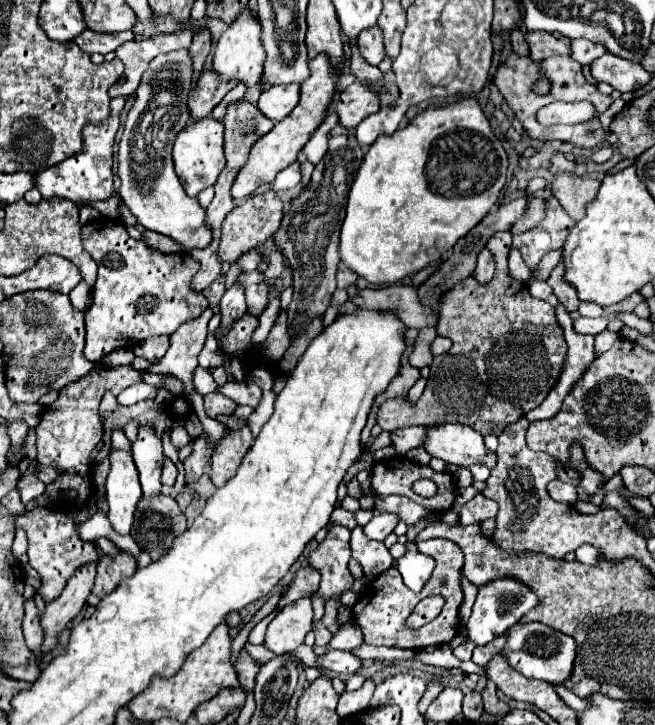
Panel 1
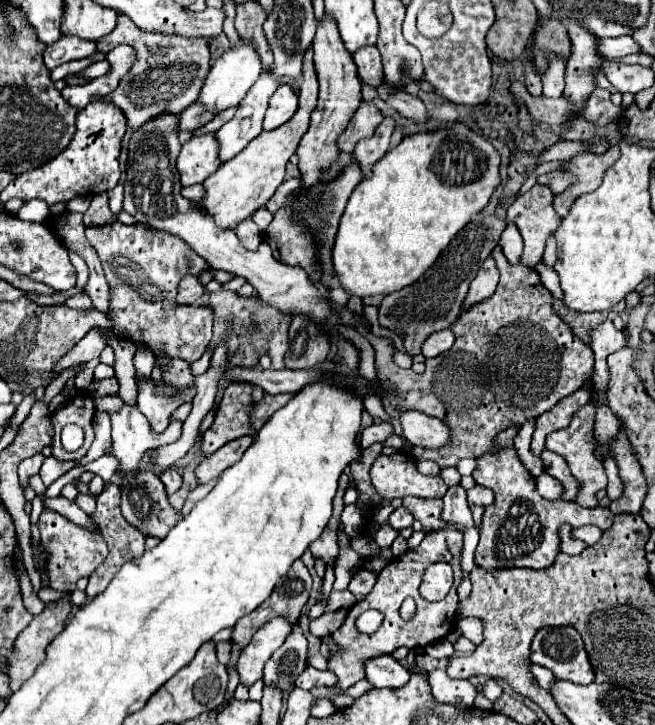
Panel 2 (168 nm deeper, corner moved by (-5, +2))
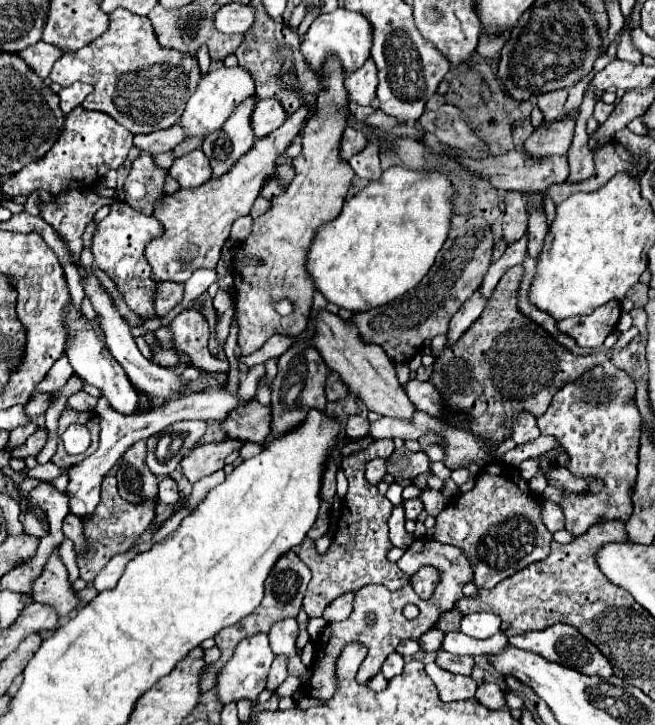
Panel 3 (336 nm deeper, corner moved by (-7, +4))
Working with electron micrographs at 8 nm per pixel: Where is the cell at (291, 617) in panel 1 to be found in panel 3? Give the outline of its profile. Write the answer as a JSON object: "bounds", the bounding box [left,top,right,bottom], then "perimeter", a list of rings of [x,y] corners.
{"bounds":[217,634,271,704],"perimeter":[[[255,634],[239,642],[235,648],[233,658],[219,670],[219,680],[217,680],[217,696],[223,704],[227,702],[237,702],[239,698],[251,698],[257,700],[257,694],[265,690],[267,682],[267,672],[271,668],[271,648],[267,634]]]}

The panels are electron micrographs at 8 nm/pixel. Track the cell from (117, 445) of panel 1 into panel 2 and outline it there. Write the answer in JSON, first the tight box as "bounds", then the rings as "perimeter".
{"bounds":[95,396,123,412],"perimeter":[[[99,396],[99,398],[95,398],[95,408],[97,410],[117,412],[121,406],[123,406],[123,400],[119,396]]]}

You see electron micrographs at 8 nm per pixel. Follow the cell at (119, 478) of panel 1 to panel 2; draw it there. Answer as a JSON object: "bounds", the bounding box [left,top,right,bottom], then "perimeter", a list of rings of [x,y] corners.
{"bounds":[111,404,183,474],"perimeter":[[[123,404],[119,412],[111,412],[111,436],[113,456],[119,458],[119,472],[127,474],[139,468],[139,462],[147,450],[177,441],[181,436],[183,422],[173,420],[163,434],[156,434],[149,428],[147,418],[137,406]]]}

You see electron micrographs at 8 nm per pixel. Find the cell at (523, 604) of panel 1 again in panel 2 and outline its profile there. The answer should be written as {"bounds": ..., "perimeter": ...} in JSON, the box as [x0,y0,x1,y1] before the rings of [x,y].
{"bounds":[459,618,483,644],"perimeter":[[[463,618],[459,620],[459,628],[463,630],[463,636],[469,638],[473,644],[483,642],[483,622],[479,618]]]}

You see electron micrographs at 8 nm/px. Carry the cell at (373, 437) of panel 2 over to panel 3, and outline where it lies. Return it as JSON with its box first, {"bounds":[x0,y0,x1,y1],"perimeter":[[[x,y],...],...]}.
{"bounds":[345,416,369,438],"perimeter":[[[351,416],[345,424],[345,432],[349,438],[363,438],[367,436],[367,428],[369,428],[369,420],[361,418],[361,416]]]}

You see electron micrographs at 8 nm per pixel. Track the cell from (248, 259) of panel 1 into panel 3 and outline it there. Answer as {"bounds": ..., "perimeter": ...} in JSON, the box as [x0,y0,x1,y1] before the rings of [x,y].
{"bounds":[231,216,253,242],"perimeter":[[[245,216],[245,218],[235,220],[235,224],[231,228],[231,238],[233,240],[239,240],[239,242],[247,240],[247,236],[251,236],[251,222],[253,222],[251,216]]]}

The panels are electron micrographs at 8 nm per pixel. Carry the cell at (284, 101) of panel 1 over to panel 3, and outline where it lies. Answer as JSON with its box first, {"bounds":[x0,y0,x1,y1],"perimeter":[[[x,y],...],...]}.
{"bounds":[251,98,287,138],"perimeter":[[[275,98],[259,100],[255,106],[255,112],[251,116],[251,126],[253,126],[255,138],[263,138],[263,136],[271,134],[285,120],[287,120],[287,112],[285,112],[283,104],[279,104],[279,100],[275,100]]]}

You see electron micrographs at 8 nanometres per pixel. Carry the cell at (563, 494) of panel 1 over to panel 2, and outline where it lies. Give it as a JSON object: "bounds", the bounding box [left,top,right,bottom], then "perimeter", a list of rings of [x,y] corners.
{"bounds":[535,474,557,500],"perimeter":[[[541,474],[539,478],[535,478],[535,482],[537,482],[537,492],[541,492],[541,496],[549,500],[557,500],[557,482],[553,482],[549,474]]]}

